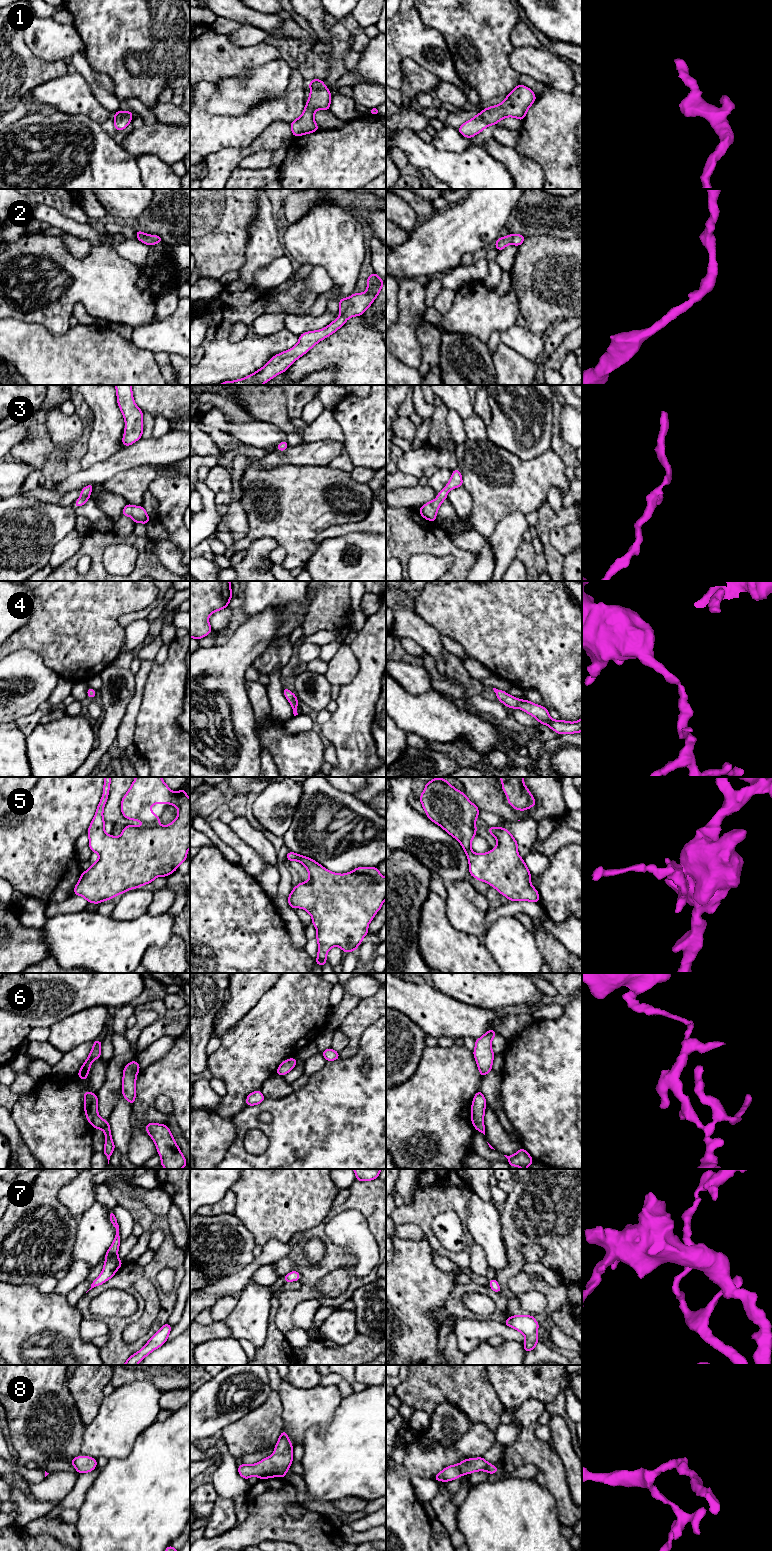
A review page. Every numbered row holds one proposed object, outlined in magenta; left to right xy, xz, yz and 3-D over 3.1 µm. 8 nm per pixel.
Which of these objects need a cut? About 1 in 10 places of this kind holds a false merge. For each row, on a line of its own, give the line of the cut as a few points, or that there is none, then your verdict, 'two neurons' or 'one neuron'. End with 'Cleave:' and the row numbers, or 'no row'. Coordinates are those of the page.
1: cut none; one neuron
2: cut none; one neuron
3: cut none; one neuron
4: cut none; one neuron
5: cut none; one neuron
6: cut none; one neuron
7: cut none; one neuron
8: cut none; one neuron
Cleave: no row

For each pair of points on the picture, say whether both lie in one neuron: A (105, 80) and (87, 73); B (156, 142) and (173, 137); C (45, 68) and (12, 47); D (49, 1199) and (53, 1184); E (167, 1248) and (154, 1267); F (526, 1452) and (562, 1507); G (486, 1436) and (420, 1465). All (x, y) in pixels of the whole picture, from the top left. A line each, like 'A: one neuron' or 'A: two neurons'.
A: two neurons
B: one neuron
C: one neuron
D: one neuron
E: one neuron
F: one neuron
G: one neuron

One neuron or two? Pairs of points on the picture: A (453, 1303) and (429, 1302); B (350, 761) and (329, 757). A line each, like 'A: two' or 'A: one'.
A: two
B: two

